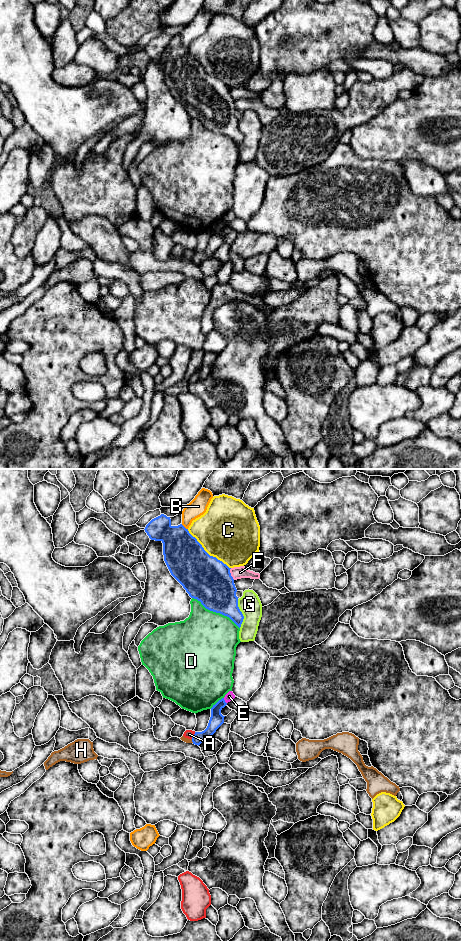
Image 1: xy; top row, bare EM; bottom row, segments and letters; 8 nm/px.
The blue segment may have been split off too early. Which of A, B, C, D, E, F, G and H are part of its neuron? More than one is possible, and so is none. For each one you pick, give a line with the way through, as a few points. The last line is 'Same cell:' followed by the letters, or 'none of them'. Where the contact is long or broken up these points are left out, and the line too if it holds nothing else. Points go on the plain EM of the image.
Same cell: none of them

